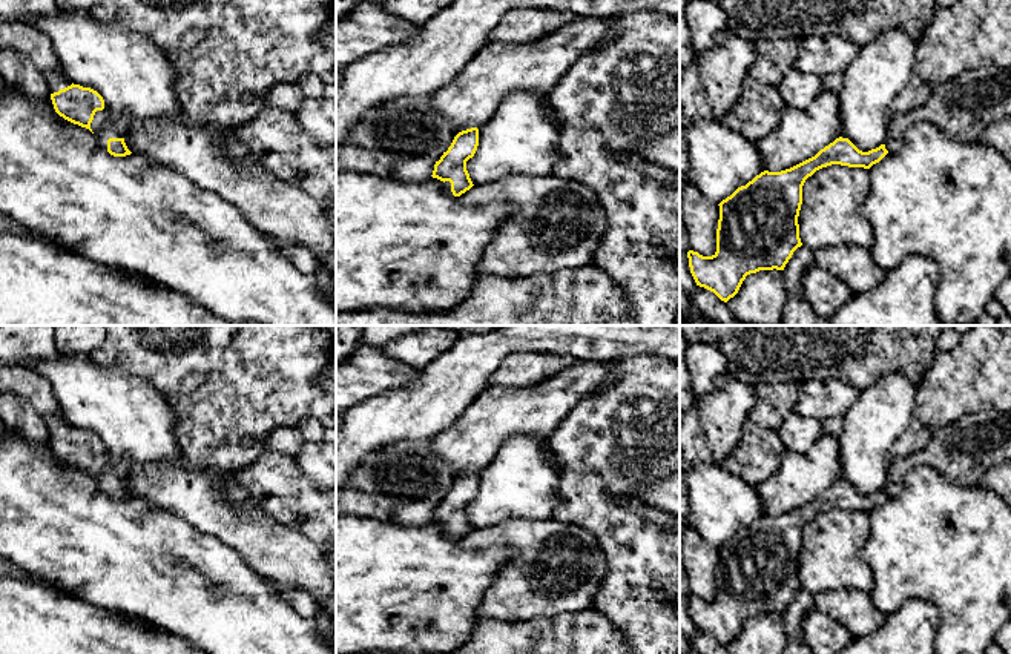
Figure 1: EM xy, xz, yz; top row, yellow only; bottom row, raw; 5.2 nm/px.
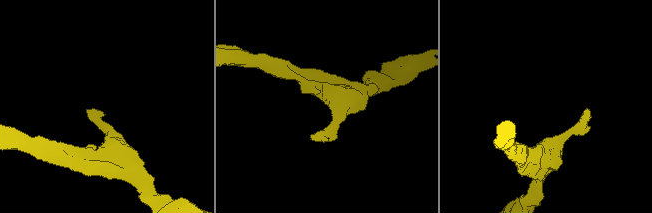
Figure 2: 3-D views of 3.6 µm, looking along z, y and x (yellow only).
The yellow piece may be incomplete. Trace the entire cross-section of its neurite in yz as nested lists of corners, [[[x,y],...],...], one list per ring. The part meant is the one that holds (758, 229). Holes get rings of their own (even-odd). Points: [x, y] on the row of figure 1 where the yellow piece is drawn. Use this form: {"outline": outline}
{"outline": [[[839,137],[815,157],[781,172],[764,170],[746,186],[738,187],[718,204],[716,252],[712,256],[703,256],[693,250],[687,252],[690,273],[697,286],[713,292],[727,302],[738,293],[747,275],[759,270],[784,270],[793,252],[802,246],[798,216],[805,180],[832,164],[870,169],[887,154],[885,144],[862,152],[848,138]]]}

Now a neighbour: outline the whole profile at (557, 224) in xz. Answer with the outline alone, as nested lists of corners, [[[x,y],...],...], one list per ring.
[[[554,175],[505,177],[473,186],[459,198],[466,204],[500,203],[515,207],[515,213],[499,226],[494,239],[483,249],[479,276],[517,279],[591,264],[608,227],[606,212],[592,189]]]

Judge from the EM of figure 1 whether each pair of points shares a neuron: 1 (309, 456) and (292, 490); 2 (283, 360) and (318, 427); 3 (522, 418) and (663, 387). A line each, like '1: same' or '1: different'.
1: different
2: different
3: different

